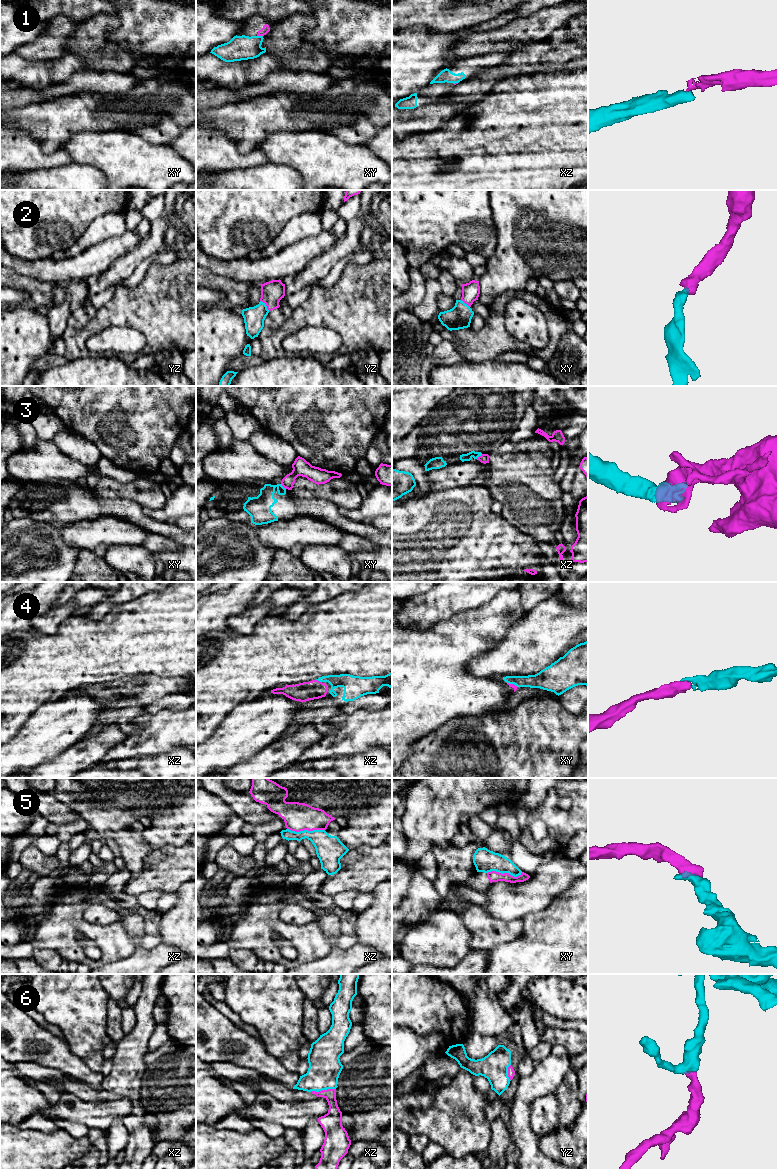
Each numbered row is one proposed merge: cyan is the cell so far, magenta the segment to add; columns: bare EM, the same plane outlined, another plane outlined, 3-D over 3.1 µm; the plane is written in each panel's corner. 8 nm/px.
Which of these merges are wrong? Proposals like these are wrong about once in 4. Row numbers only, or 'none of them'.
3

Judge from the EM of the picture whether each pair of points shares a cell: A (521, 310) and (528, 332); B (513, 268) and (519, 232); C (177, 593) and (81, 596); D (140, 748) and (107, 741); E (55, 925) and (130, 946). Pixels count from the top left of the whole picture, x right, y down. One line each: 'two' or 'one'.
A: one
B: one
C: two
D: two
E: one

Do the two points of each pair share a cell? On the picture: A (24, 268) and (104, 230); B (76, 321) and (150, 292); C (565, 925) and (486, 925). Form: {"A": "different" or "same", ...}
{"A": "different", "B": "different", "C": "different"}

